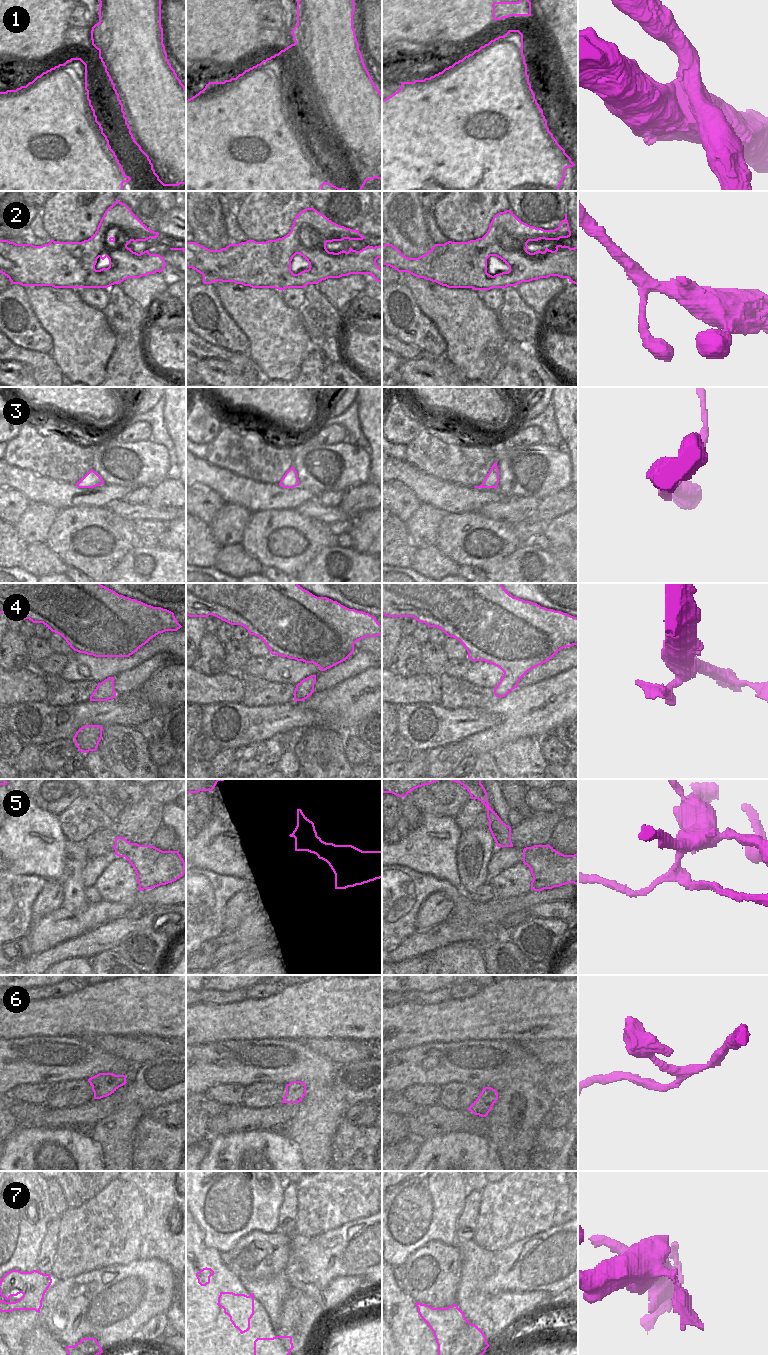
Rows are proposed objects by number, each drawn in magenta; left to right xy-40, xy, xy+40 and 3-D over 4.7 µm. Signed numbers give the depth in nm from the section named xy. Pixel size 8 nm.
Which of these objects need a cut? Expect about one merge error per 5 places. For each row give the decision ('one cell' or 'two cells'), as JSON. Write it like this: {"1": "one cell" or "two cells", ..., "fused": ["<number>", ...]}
{"1": "two cells", "2": "one cell", "3": "one cell", "4": "one cell", "5": "two cells", "6": "one cell", "7": "one cell", "fused": ["1", "5"]}

